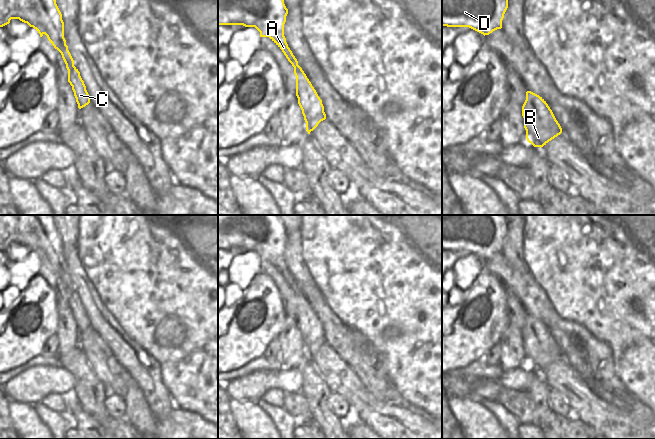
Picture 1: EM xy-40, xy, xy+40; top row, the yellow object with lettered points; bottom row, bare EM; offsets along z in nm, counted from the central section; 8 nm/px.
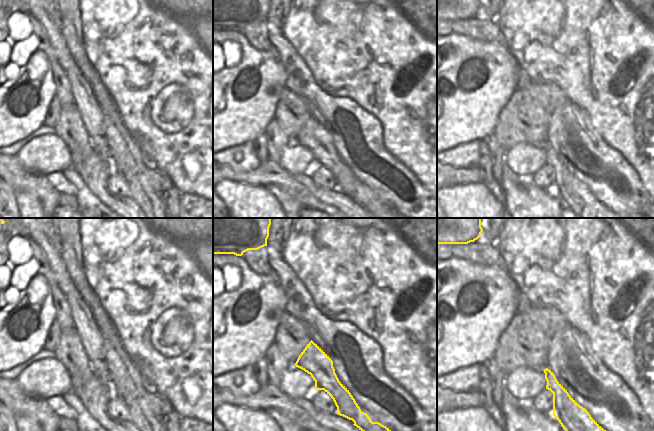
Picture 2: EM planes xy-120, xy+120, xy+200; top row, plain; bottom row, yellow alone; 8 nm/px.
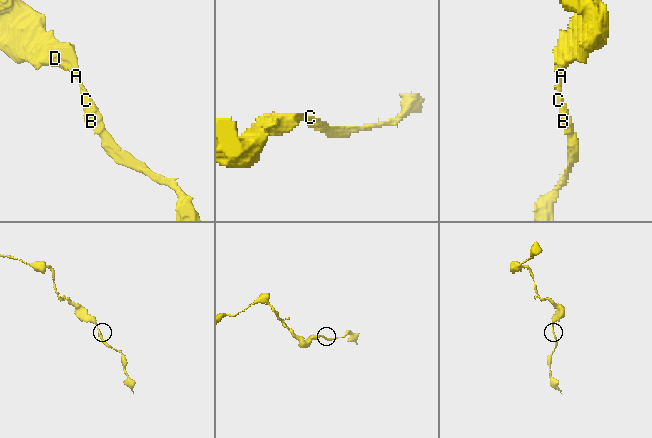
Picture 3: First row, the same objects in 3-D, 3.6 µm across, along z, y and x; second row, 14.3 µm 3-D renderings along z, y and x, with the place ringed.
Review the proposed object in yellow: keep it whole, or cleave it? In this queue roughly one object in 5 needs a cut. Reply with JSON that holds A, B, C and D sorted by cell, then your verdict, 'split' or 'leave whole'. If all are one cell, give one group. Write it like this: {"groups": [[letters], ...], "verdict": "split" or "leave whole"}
{"groups": [["A", "B", "C", "D"]], "verdict": "leave whole"}

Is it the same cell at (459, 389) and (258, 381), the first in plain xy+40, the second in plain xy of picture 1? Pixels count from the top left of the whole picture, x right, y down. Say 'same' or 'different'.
same

